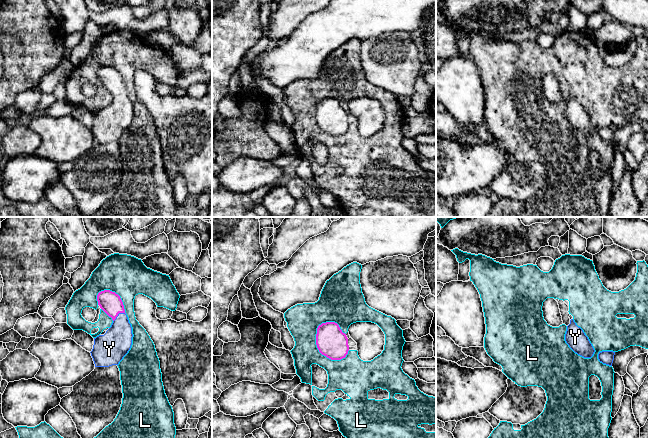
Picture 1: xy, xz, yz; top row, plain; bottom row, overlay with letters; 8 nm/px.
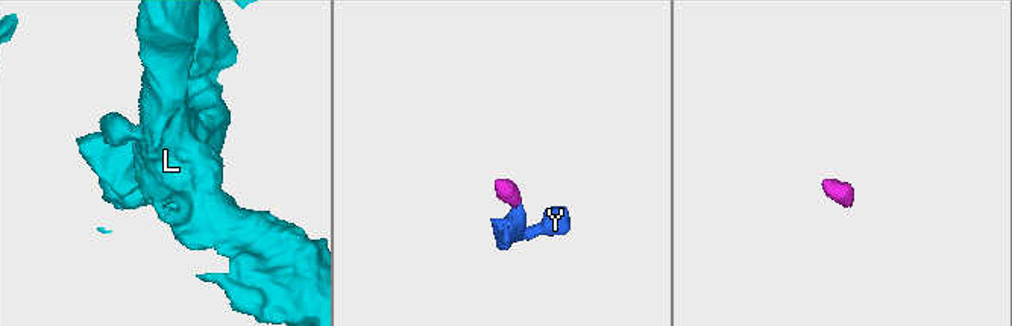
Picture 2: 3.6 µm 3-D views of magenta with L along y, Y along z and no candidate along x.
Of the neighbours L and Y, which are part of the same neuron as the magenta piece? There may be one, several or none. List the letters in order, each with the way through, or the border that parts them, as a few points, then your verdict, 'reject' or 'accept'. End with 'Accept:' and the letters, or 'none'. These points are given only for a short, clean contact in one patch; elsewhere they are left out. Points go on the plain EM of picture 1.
L: reject
Y: runs through xy (110, 78), (118, 89), (118, 115), (116, 118); accept
Accept: Y

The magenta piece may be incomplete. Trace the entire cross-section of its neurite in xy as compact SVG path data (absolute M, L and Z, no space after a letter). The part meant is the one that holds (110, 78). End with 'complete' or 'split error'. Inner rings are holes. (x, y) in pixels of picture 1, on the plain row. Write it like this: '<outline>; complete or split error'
M110 66L98 69L100 84L112 94L111 103L94 114L90 128L95 143L118 141L132 121L132 103L125 90L123 78L118 70Z; split error

